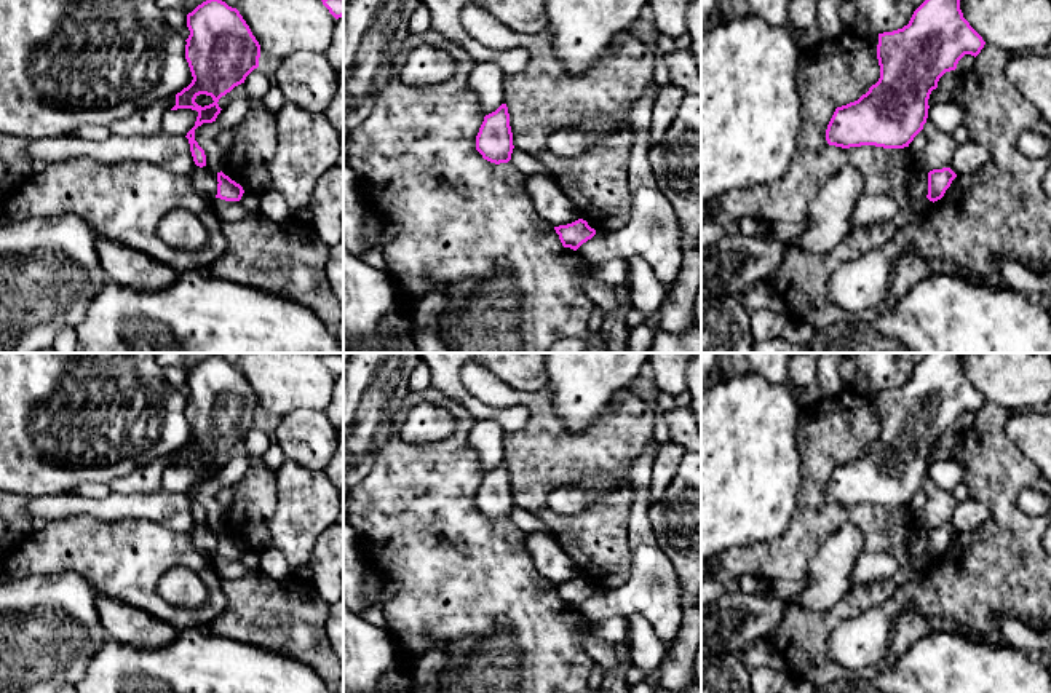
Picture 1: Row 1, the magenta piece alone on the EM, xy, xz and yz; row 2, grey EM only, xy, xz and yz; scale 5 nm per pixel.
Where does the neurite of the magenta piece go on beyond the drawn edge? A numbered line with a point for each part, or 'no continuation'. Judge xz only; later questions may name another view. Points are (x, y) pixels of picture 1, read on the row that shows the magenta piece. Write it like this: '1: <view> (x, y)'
no continuation

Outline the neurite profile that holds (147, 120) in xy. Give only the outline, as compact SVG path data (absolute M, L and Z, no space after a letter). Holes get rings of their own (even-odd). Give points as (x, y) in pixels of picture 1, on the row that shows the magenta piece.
M176 96L165 97L155 104L150 104L149 107L139 109L129 117L110 123L109 129L112 134L121 137L157 134L161 131L165 113L174 105Z

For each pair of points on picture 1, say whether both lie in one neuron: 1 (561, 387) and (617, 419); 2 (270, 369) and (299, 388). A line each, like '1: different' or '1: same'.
1: different
2: same

